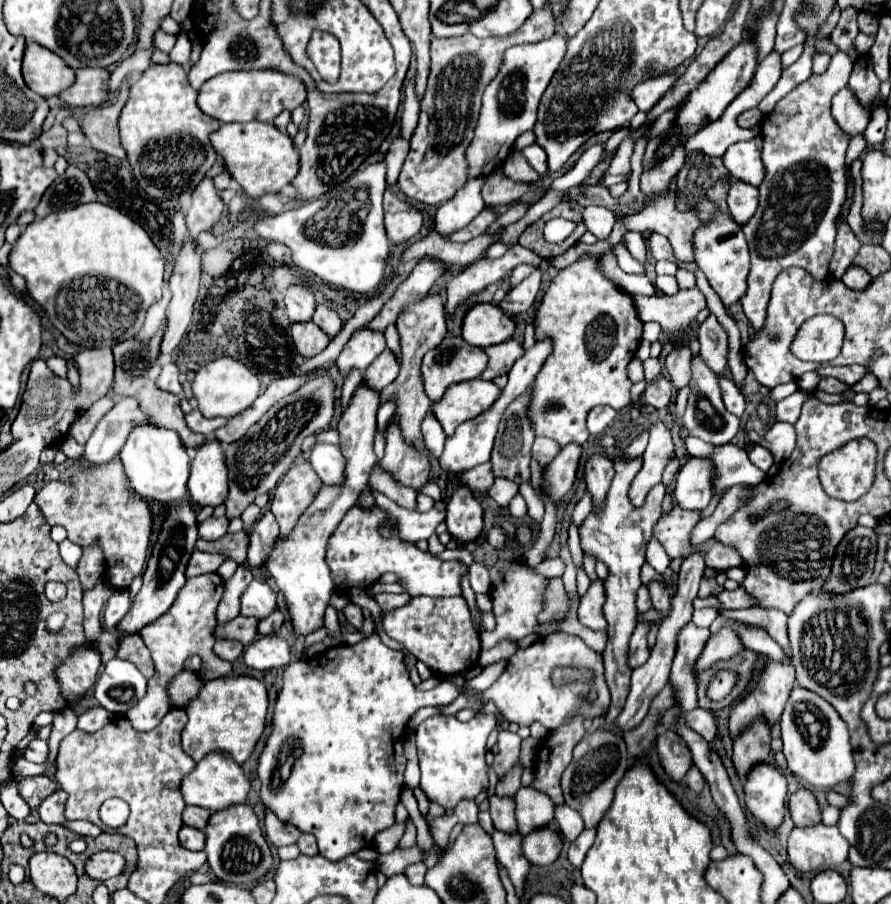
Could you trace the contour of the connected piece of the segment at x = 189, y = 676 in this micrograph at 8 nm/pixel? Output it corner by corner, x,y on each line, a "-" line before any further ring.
180,672
178,678
174,678
174,682
170,684
170,698
174,702
174,706
178,708
184,708
196,694
198,690
202,688
202,680
198,674
194,672

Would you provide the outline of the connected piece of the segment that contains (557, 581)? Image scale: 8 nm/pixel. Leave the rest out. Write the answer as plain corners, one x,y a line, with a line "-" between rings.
550,578
548,580
548,606
544,606
546,610
542,610
538,622
544,624
544,622
550,622
554,618
562,618
566,614
566,608
568,608
568,598
564,594
564,584
562,584
562,578

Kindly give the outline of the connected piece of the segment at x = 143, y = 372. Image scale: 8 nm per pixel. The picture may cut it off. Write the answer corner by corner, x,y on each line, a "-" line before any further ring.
164,328
152,338
150,344
138,344
134,338
130,338
128,342
120,342
114,346
114,360
116,360
116,376
114,376
114,392
120,394
120,396
130,396
130,398
136,398
142,412
152,416
152,420
158,424
158,426
164,426
164,428
172,428
178,432
184,448
188,452
194,452
196,448
200,448
204,442
206,442
206,436
202,434
196,434
188,428
186,420
184,420
184,412
180,408
180,400
174,396
174,394
168,394
160,388
156,388
156,378
160,374
160,362
158,362
158,344
160,344
160,338
162,338
162,332

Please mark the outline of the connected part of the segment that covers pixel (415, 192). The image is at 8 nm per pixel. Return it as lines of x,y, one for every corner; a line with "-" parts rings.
548,2
544,10
534,10
512,36
482,40
472,34
464,34
458,38
432,38
432,68
428,88
422,100
418,126
410,140
410,152
398,176
398,186
408,198
436,206
456,196
456,192
466,184
468,164
464,162
464,148
468,146
468,140
472,140
482,106
482,94
490,80
496,78
500,62
504,60
504,52
516,44
542,42
552,34
554,18
552,6

